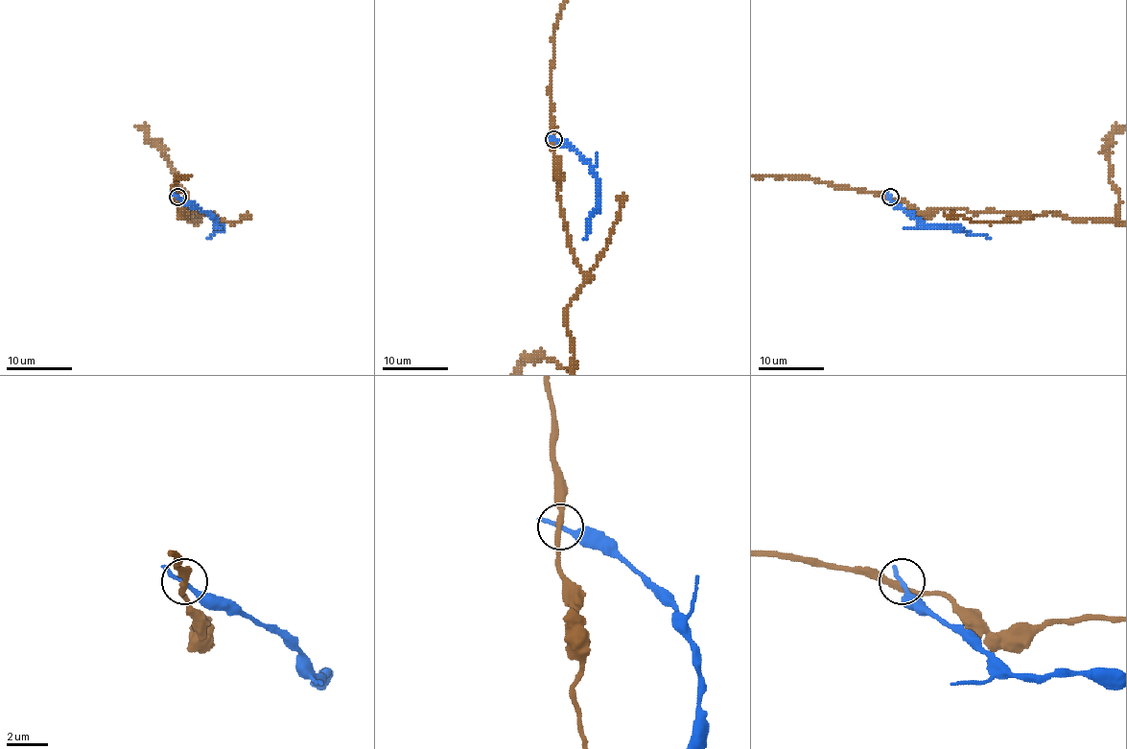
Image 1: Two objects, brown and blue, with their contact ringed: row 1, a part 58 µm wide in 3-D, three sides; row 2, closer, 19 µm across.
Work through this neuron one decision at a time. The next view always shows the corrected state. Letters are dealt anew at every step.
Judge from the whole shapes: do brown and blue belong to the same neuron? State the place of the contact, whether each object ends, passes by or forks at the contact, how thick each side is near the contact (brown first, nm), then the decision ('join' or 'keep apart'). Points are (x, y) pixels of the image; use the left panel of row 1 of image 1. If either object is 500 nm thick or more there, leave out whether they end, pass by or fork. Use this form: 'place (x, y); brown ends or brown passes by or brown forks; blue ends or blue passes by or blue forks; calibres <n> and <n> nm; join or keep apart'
place (177, 197); brown passes by; blue passes by; calibres 280 and 200 nm; keep apart

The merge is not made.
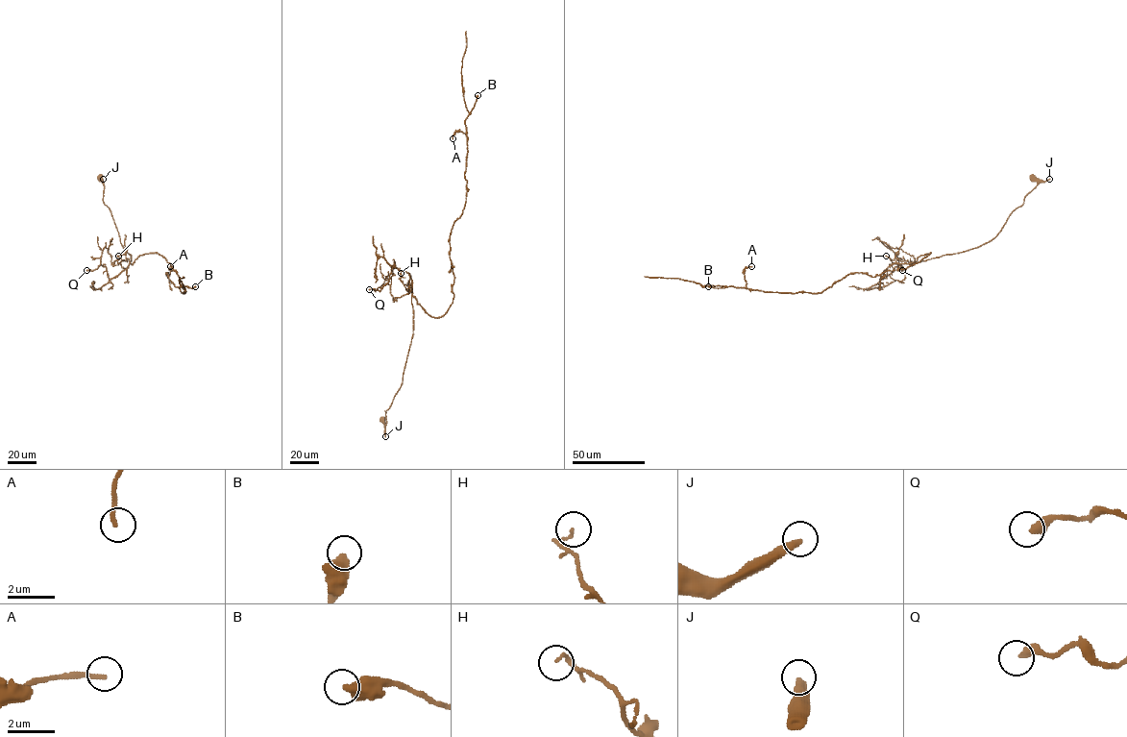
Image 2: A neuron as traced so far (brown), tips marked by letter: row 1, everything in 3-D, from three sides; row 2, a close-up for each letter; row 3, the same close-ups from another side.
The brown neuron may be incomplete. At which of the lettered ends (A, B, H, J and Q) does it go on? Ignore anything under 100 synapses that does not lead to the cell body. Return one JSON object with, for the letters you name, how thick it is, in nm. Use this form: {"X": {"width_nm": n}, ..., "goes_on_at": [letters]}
{"goes_on_at": []}

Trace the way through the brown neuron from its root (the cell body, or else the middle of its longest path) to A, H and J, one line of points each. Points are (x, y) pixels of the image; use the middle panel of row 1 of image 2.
A: (381, 419), (403, 381), (411, 297), (438, 318), (453, 301), (450, 237), (466, 201), (466, 133), (453, 138)
H: (381, 419), (386, 424), (385, 411), (401, 386), (413, 331), (411, 287), (405, 289), (400, 279), (401, 273)
J: (381, 419), (385, 436)

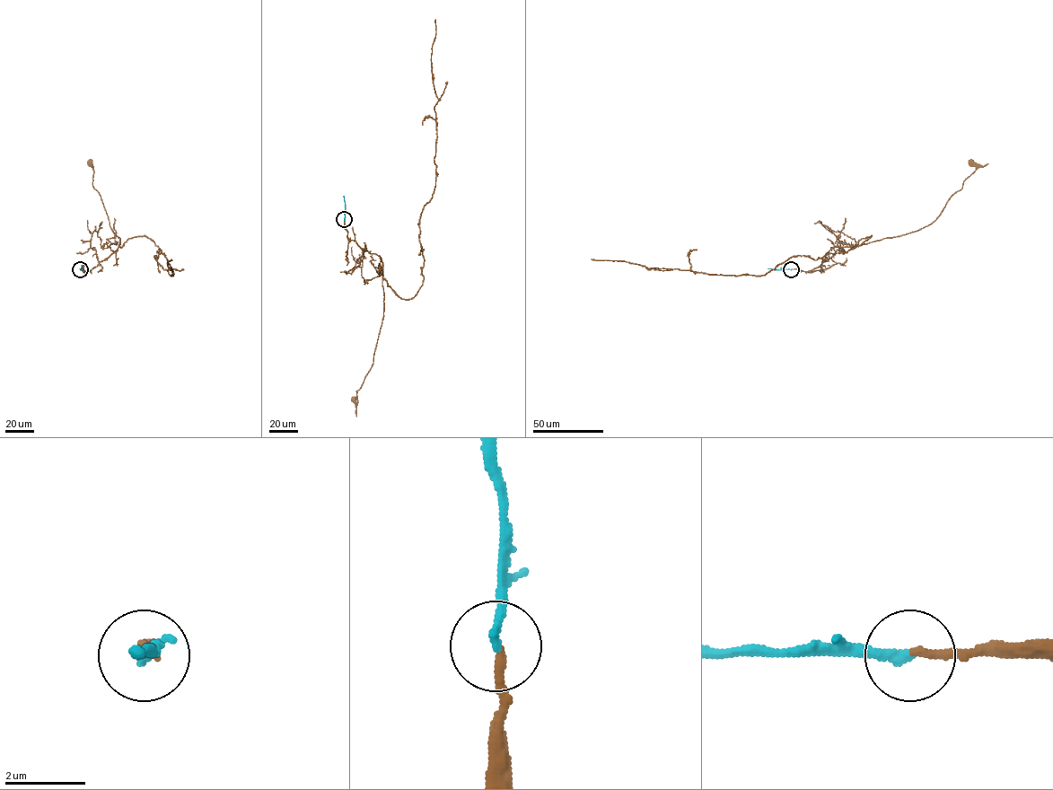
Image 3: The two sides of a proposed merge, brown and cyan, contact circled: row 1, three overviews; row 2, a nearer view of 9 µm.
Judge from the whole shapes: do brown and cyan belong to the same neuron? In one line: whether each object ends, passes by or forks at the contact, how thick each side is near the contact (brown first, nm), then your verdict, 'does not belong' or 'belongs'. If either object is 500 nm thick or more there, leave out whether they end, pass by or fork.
brown ends; cyan ends; calibres 200 and 220 nm; belongs

